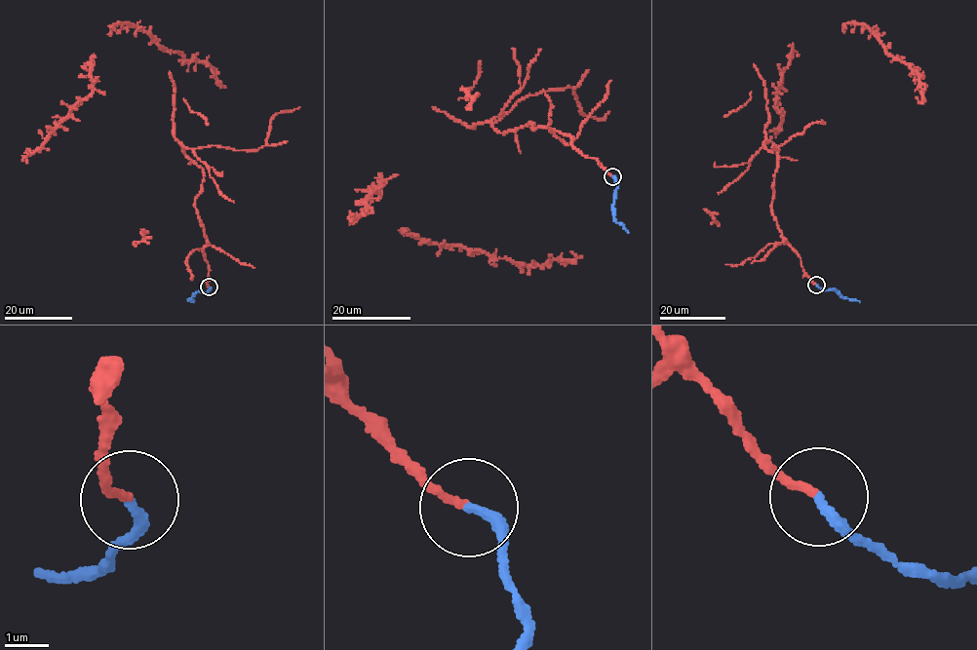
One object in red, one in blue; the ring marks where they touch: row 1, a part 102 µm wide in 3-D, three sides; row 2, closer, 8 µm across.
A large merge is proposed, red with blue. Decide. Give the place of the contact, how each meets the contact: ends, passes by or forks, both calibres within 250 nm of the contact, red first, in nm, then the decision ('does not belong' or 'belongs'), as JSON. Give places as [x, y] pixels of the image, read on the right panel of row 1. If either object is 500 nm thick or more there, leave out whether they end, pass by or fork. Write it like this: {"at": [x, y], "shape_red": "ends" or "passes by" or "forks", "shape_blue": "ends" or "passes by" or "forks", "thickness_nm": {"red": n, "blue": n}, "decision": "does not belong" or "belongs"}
{"at": [816, 285], "shape_red": "ends", "shape_blue": "ends", "thickness_nm": {"red": 160, "blue": 240}, "decision": "belongs"}

